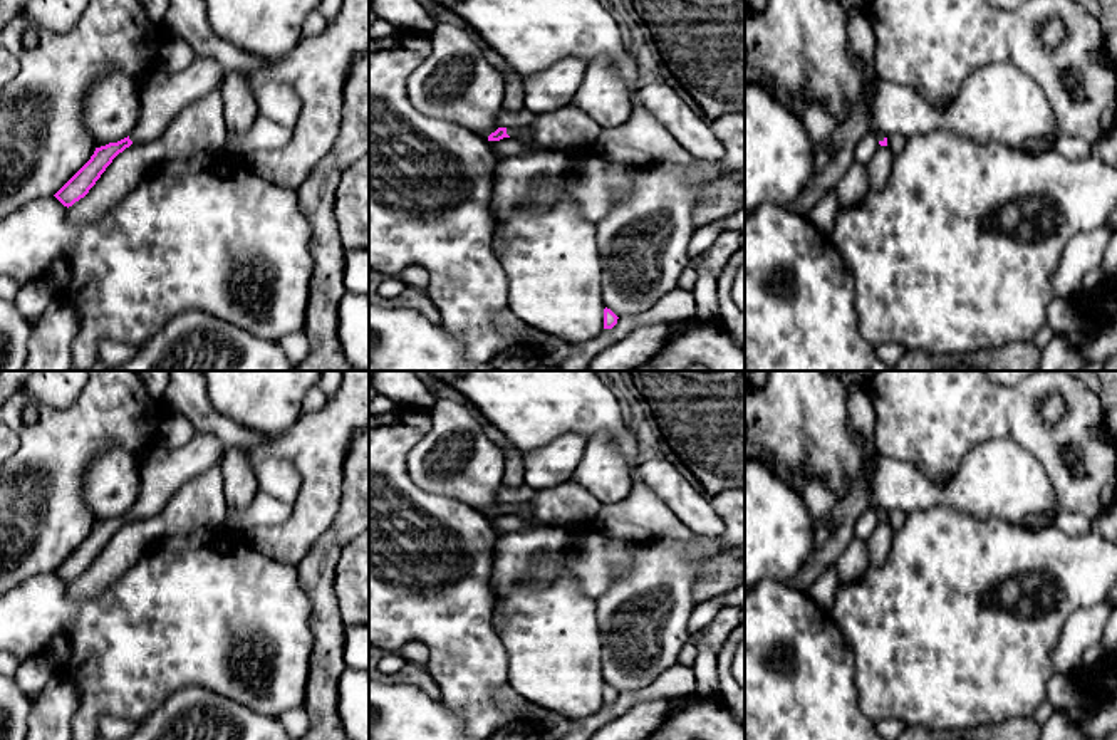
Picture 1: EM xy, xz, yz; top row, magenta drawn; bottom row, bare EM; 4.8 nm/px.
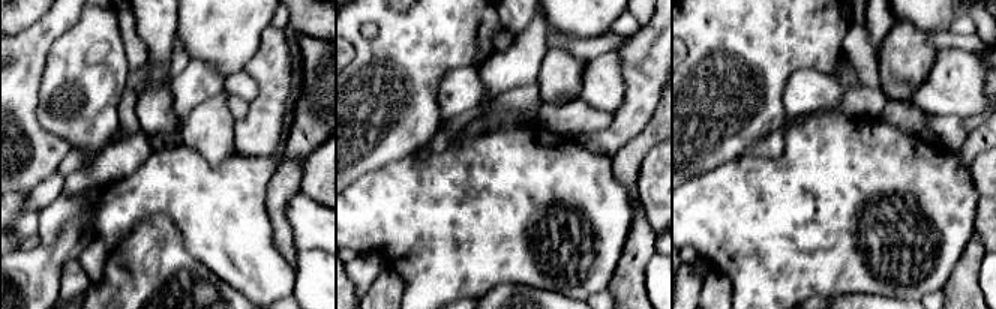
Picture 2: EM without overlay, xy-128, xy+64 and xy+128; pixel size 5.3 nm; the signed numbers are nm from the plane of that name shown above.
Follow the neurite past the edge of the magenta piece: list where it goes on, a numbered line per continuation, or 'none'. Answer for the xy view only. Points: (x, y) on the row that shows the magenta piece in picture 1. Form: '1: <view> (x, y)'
1: xy (165, 94)

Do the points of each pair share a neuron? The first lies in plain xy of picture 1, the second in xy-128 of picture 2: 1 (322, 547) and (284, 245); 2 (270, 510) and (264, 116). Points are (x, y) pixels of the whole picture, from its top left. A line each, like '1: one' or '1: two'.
1: one
2: two

